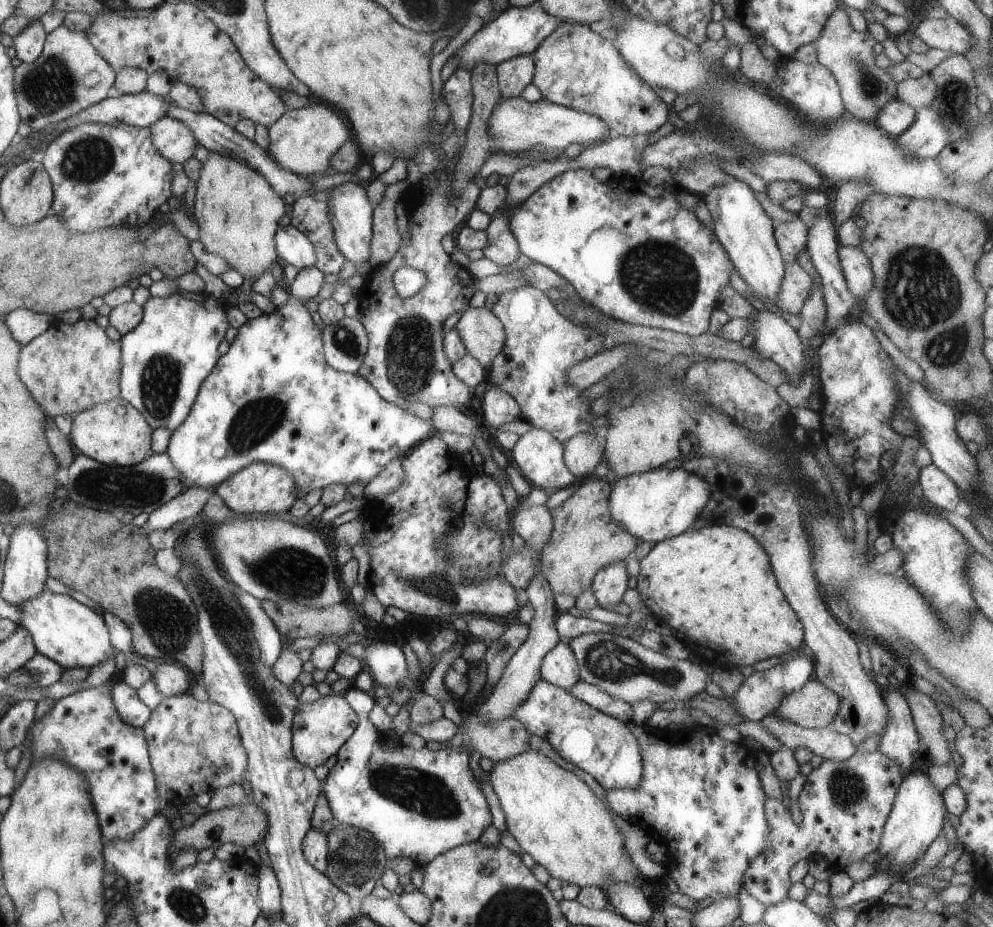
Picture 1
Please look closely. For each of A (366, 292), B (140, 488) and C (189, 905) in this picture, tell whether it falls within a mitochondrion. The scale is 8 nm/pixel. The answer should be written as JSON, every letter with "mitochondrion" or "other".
{"A":"other","B":"mitochondrion","C":"mitochondrion"}

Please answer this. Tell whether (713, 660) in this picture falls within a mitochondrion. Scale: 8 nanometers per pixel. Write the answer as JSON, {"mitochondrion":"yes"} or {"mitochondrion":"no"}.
{"mitochondrion":"no"}

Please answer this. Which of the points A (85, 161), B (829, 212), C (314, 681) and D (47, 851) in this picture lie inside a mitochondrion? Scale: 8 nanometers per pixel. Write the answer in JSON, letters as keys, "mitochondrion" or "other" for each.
{"A":"mitochondrion","B":"other","C":"other","D":"other"}

